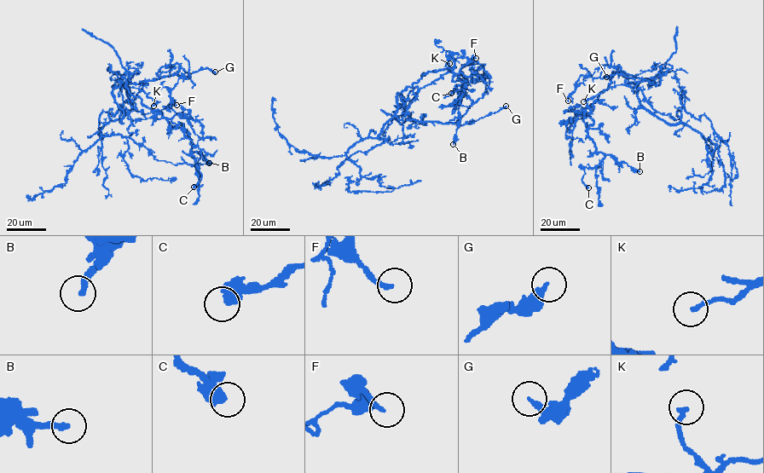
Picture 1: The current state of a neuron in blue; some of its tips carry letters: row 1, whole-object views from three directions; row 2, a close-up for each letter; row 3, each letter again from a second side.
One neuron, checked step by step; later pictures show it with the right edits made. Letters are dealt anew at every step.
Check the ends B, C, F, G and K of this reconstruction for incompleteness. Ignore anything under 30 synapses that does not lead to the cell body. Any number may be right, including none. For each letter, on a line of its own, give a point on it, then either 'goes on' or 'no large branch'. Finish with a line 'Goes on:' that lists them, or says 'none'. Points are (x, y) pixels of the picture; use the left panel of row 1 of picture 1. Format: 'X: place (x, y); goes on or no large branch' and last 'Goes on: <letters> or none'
B: place (209, 163); no large branch
C: place (193, 187); no large branch
F: place (176, 105); no large branch
G: place (215, 72); no large branch
K: place (153, 106); no large branch
Goes on: none

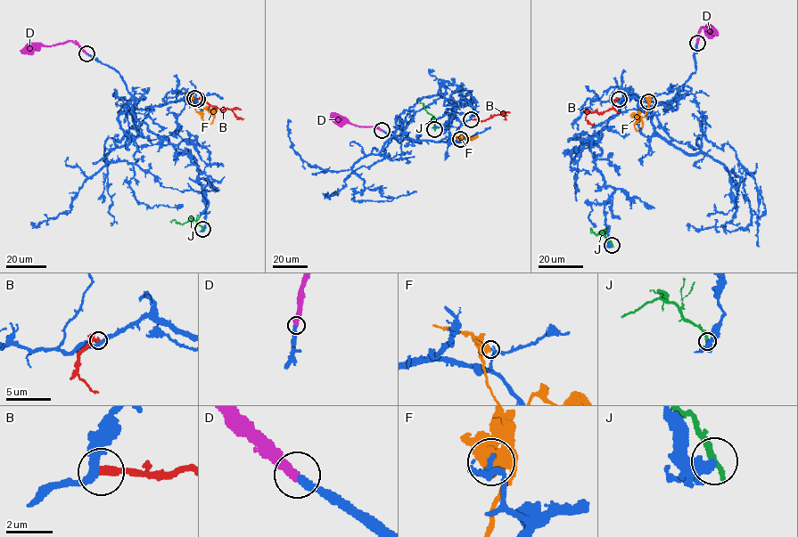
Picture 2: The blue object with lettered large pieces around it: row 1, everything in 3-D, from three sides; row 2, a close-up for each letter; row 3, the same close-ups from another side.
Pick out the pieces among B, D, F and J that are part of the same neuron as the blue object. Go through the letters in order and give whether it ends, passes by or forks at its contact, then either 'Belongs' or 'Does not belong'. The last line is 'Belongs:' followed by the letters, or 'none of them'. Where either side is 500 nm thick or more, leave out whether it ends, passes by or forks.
B: It ends there. Does not belong
D: It ends there. Belongs
F: Does not belong
J: It ends there. Does not belong
Belongs: D

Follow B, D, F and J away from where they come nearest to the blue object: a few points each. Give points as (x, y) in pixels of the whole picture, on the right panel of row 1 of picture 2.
B: (619, 99), (612, 108), (587, 115), (588, 123), (594, 123)
D: (697, 43), (700, 29), (703, 27), (708, 30), (712, 28), (708, 27), (708, 34)
F: (648, 101), (645, 117), (640, 117), (638, 113), (634, 126), (637, 129)
J: (612, 245), (600, 231), (596, 235), (592, 230)

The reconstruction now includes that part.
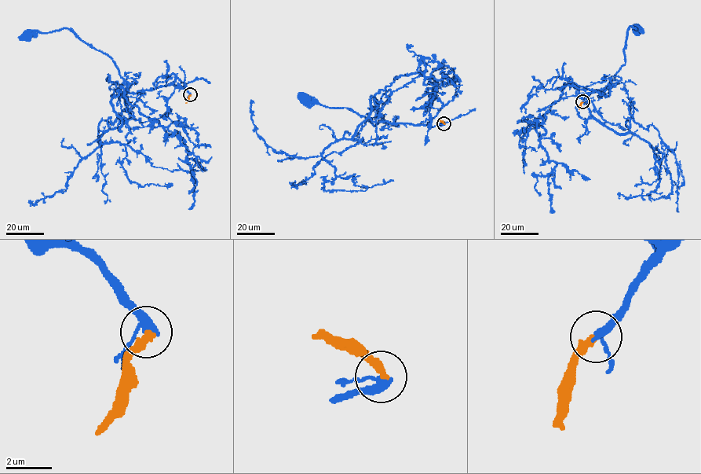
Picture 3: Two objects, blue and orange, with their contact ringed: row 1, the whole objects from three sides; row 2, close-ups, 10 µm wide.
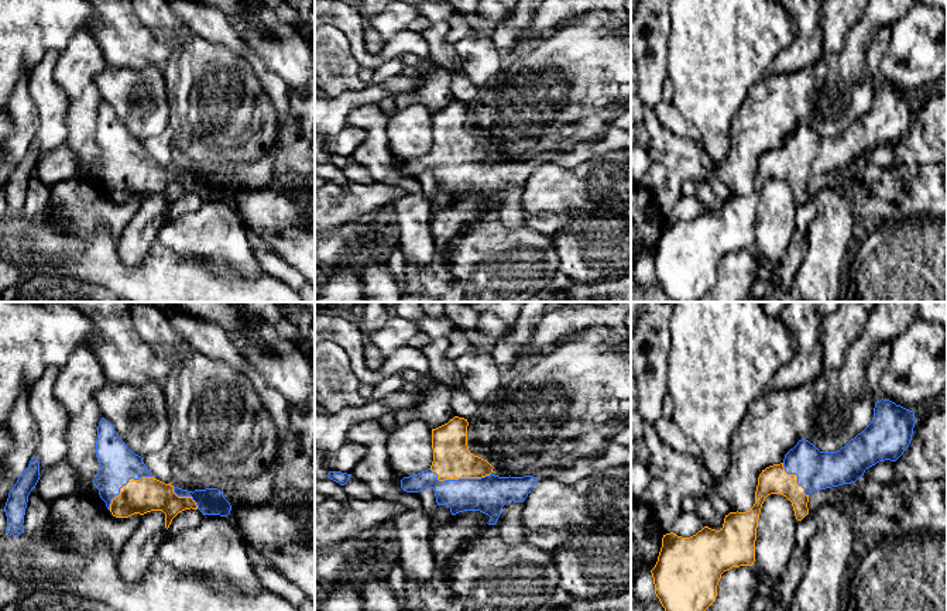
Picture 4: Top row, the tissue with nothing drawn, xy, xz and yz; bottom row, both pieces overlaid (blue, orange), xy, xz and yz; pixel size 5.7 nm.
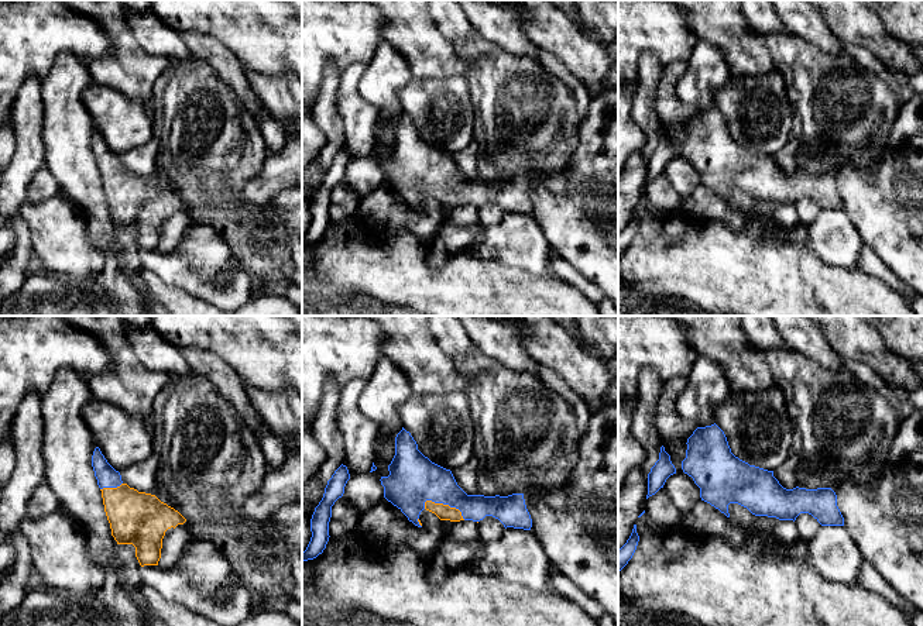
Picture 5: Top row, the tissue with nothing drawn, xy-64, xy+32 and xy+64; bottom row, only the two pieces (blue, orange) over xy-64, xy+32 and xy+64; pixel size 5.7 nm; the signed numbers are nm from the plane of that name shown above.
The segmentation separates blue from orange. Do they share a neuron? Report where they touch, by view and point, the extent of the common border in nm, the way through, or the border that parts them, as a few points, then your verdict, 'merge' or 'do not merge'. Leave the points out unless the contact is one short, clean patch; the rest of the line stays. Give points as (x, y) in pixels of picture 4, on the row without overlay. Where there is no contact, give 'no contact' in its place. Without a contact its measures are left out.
meets blue in xz at (459, 162); contact 360 nm long; merge

